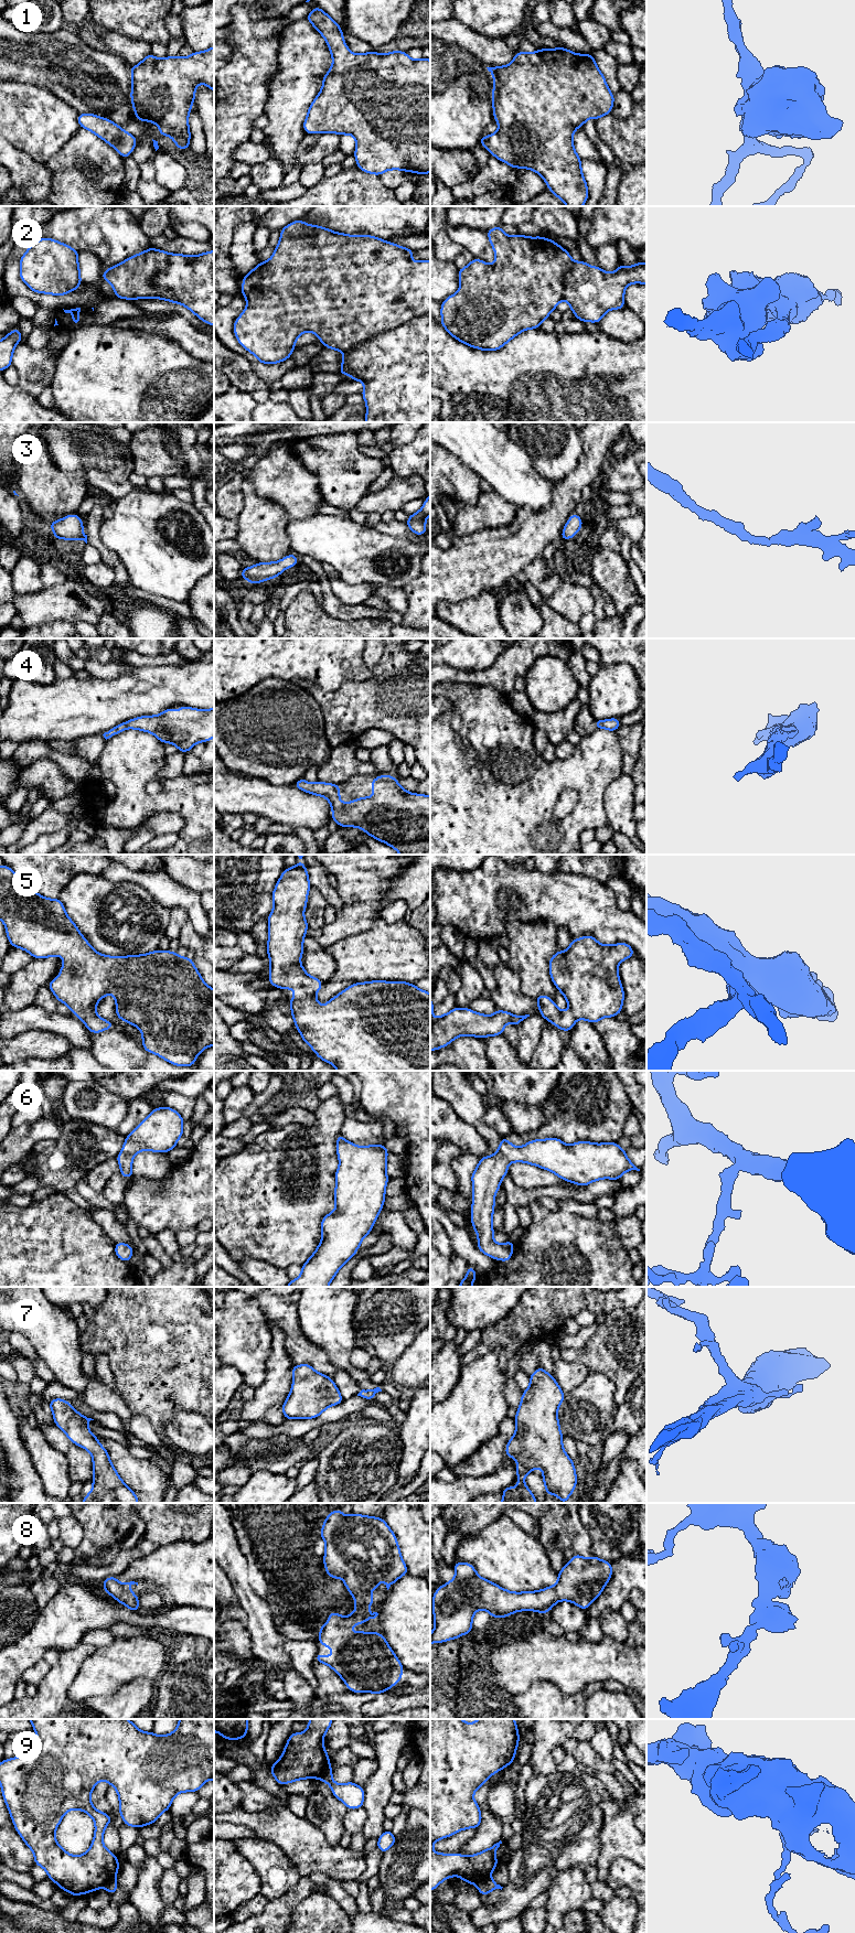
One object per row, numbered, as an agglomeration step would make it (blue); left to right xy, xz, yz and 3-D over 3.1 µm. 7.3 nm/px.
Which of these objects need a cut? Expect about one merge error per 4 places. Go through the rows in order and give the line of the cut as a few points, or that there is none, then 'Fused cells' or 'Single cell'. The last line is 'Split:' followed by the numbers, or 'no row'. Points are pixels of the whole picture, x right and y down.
1: No split. Single cell
2: No split. Single cell
3: No split. Single cell
4: No split. Single cell
5: No split. Single cell
6: No split. Single cell
7: No split. Single cell
8: No split. Single cell
9: Split along yz (489, 1876), (477, 1885). Fused cells
Split: 9

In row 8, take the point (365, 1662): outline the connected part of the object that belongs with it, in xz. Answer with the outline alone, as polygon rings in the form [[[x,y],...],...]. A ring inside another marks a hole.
[[[342,1511],[330,1512],[323,1522],[320,1537],[325,1542],[323,1562],[325,1572],[332,1579],[342,1578],[345,1588],[355,1600],[355,1611],[348,1617],[341,1617],[333,1611],[328,1617],[328,1623],[319,1630],[319,1641],[323,1646],[332,1647],[333,1655],[325,1656],[319,1652],[314,1661],[329,1665],[353,1693],[385,1693],[400,1682],[405,1669],[388,1645],[382,1633],[348,1632],[349,1626],[375,1619],[378,1613],[368,1613],[367,1606],[375,1603],[371,1597],[374,1588],[380,1587],[380,1574],[385,1572],[384,1583],[387,1588],[400,1577],[408,1574],[407,1566],[402,1558],[400,1548],[394,1532],[385,1519],[374,1516],[351,1513],[344,1516]]]

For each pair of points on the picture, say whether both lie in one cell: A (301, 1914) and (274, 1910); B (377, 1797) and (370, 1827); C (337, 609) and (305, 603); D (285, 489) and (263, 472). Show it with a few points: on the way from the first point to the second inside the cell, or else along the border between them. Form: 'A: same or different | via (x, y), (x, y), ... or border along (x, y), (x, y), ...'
A: different | border along (310, 1896), (306, 1897), (292, 1910), (287, 1921)
B: same | via (375, 1805), (375, 1819)
C: different | border along (321, 605), (329, 614), (345, 621)
D: same | via (279, 483), (271, 475), (268, 475)

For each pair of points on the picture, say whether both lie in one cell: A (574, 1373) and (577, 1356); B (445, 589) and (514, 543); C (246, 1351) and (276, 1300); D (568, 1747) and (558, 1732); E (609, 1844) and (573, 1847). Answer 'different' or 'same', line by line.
A: different
B: same
C: different
D: different
E: different

